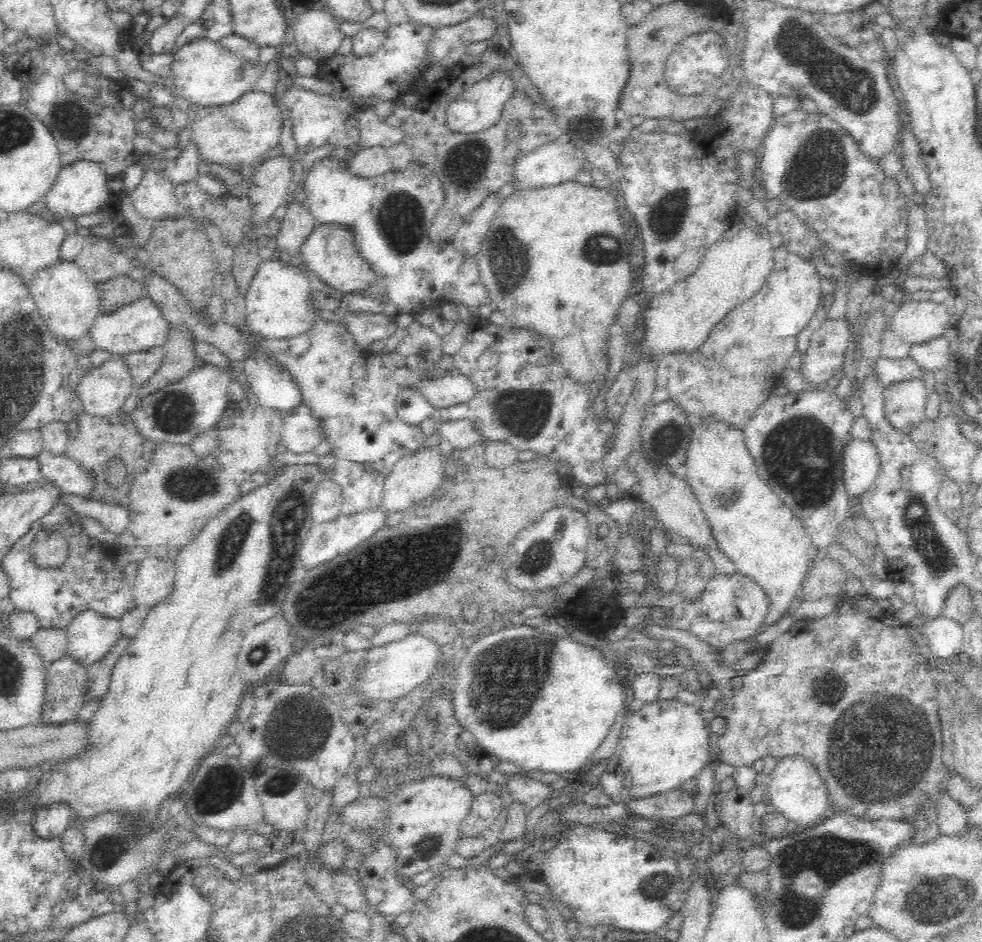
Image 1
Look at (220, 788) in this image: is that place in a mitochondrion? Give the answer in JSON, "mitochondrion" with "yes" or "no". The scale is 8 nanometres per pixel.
{"mitochondrion":"yes"}

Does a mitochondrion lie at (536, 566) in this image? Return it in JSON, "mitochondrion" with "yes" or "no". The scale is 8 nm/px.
{"mitochondrion":"yes"}

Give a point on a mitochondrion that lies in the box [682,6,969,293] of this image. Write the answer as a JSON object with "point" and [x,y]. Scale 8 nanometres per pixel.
{"point":[829,73]}

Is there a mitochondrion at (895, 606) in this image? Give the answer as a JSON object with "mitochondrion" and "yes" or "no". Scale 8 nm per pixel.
{"mitochondrion":"no"}

